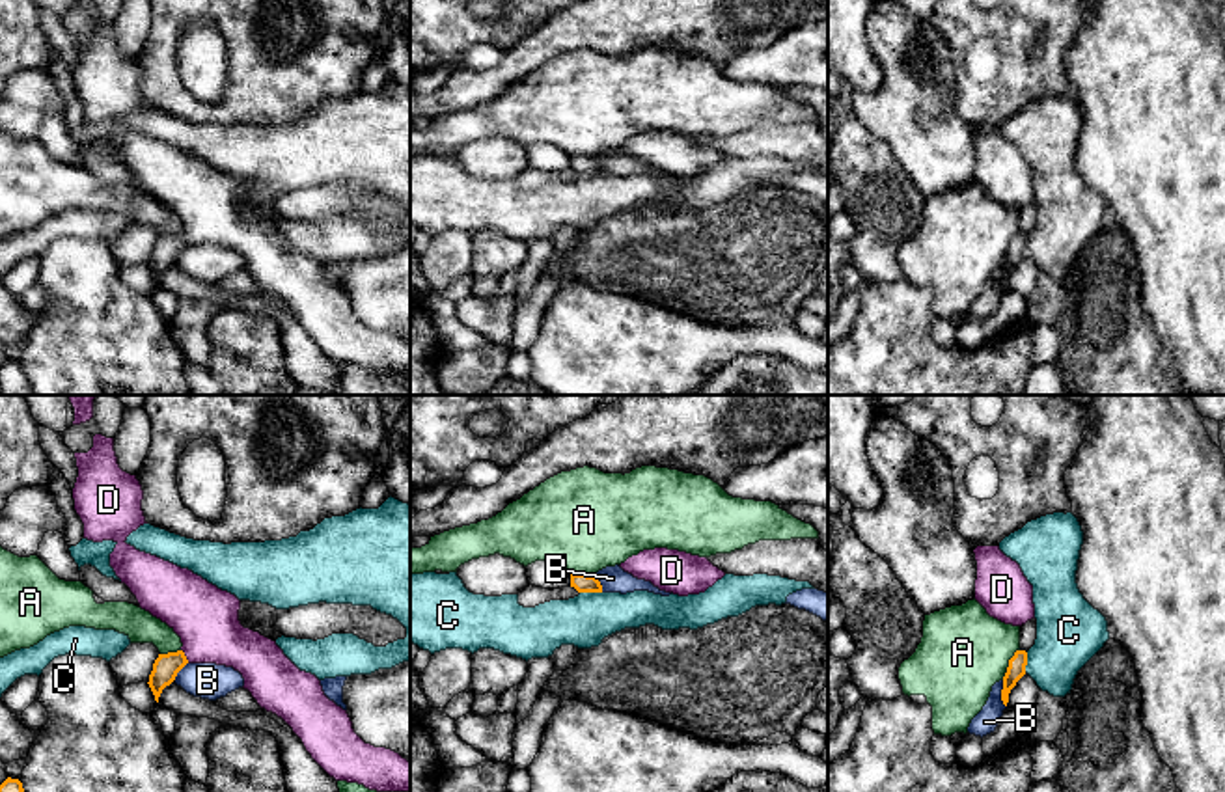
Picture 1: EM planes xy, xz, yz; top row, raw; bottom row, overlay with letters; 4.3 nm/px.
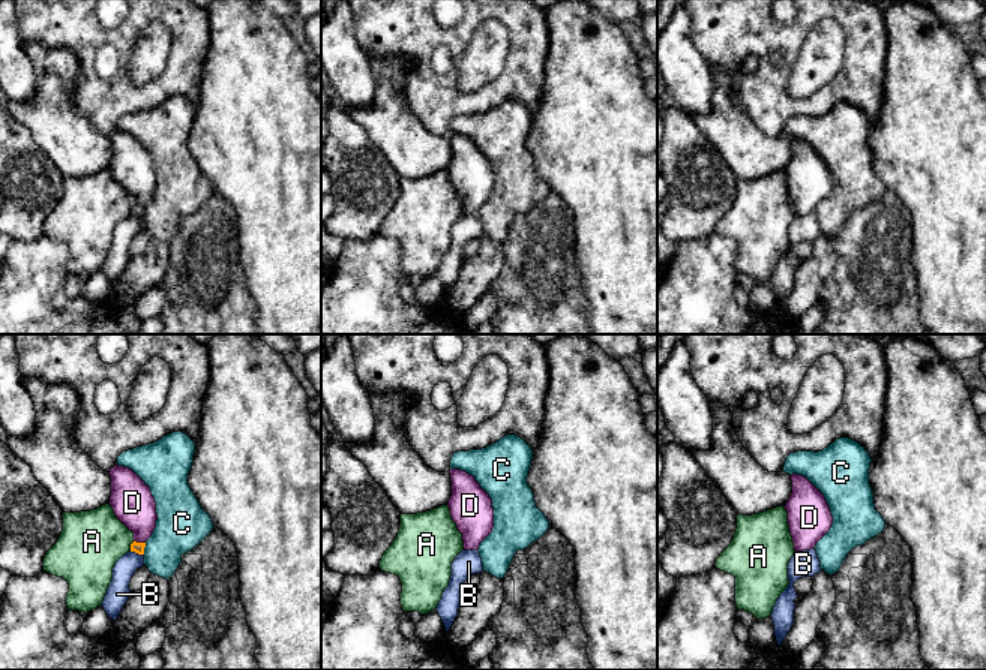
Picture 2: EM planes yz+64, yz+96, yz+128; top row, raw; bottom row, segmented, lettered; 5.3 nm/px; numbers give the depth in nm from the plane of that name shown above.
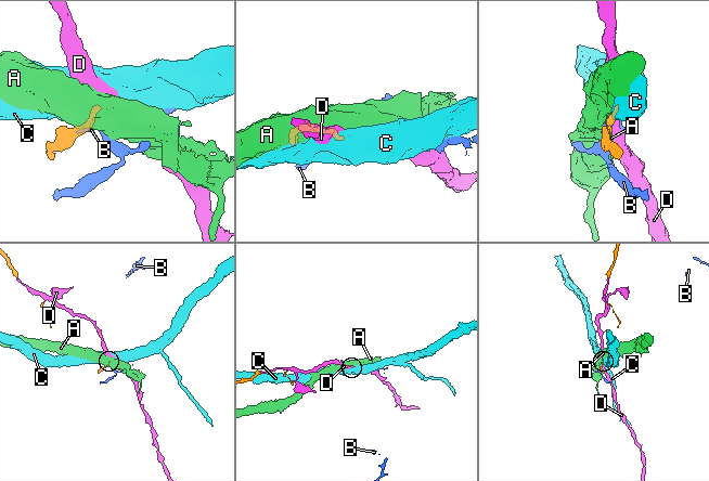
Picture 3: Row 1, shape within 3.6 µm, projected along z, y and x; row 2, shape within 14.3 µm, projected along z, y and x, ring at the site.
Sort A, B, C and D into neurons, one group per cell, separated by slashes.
A / B / C / D

